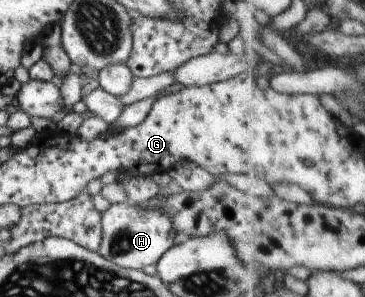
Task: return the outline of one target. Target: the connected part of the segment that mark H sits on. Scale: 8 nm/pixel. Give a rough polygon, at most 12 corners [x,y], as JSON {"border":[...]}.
{"border":[[118,202],[100,212],[96,252],[141,270],[178,241],[171,217]]}

